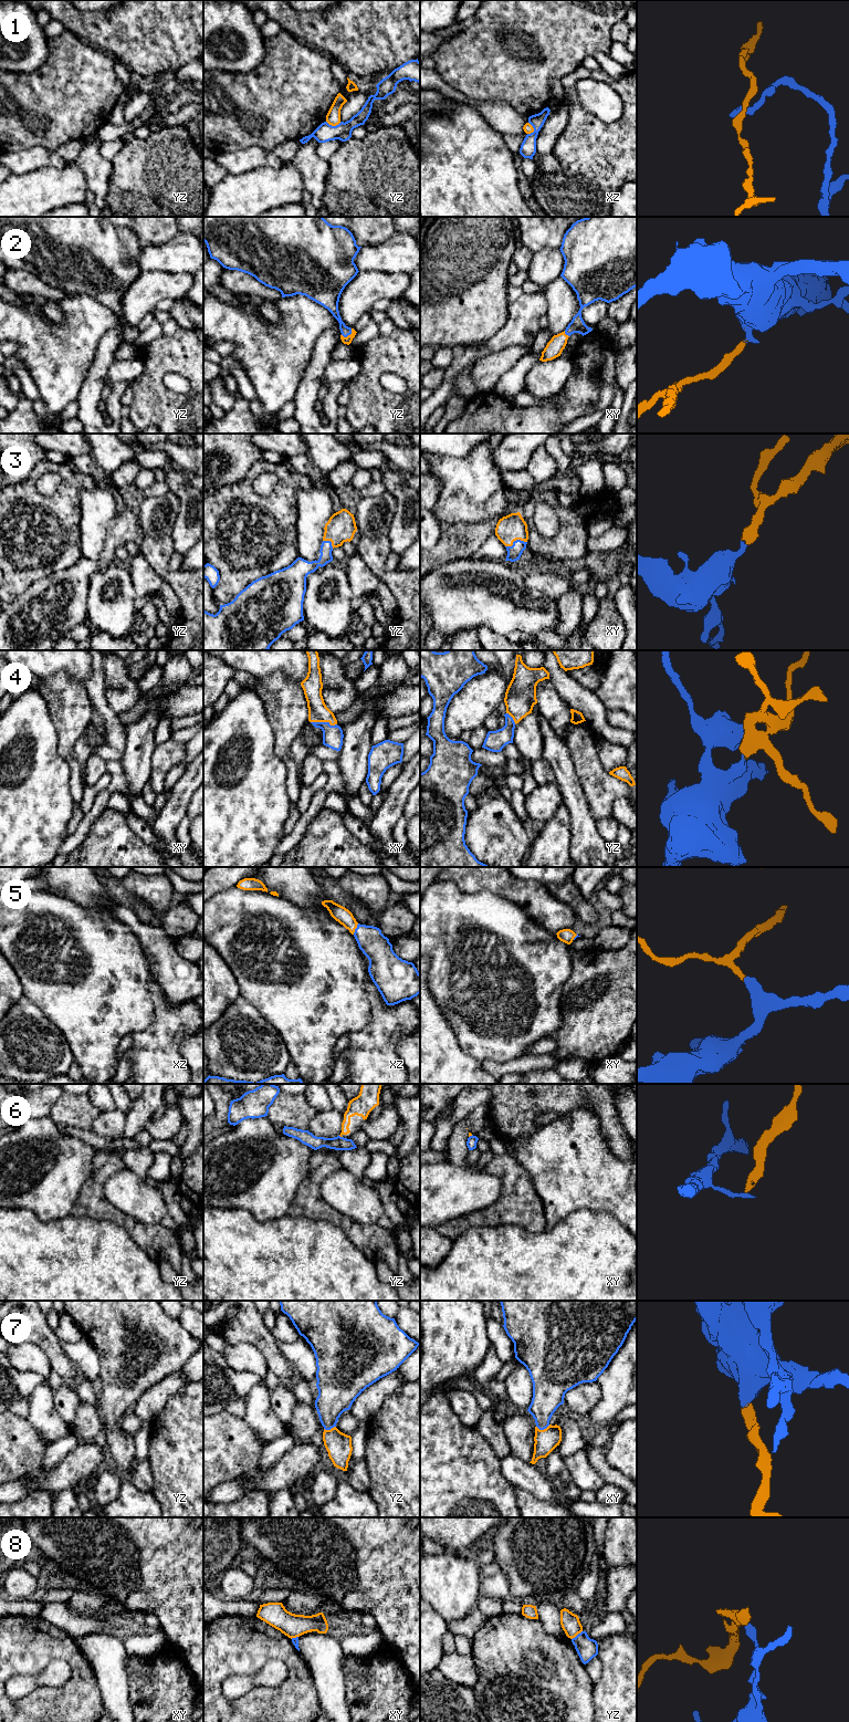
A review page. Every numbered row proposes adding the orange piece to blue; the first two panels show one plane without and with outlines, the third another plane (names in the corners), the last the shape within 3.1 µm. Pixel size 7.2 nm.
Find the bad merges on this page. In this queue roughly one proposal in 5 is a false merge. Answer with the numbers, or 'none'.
6, 8

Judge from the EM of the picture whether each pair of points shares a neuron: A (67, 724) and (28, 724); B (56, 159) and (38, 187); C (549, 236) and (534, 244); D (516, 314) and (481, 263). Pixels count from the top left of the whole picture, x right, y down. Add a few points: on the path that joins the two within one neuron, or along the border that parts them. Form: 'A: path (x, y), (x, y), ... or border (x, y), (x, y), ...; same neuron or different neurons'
A: border (44, 700), (58, 737), (58, 750); different neurons
B: border (69, 163), (62, 168), (40, 167), (27, 173); different neurons
C: path (546, 236), (543, 236), (537, 241); same neuron
D: border (510, 303), (507, 320), (501, 327); different neurons

